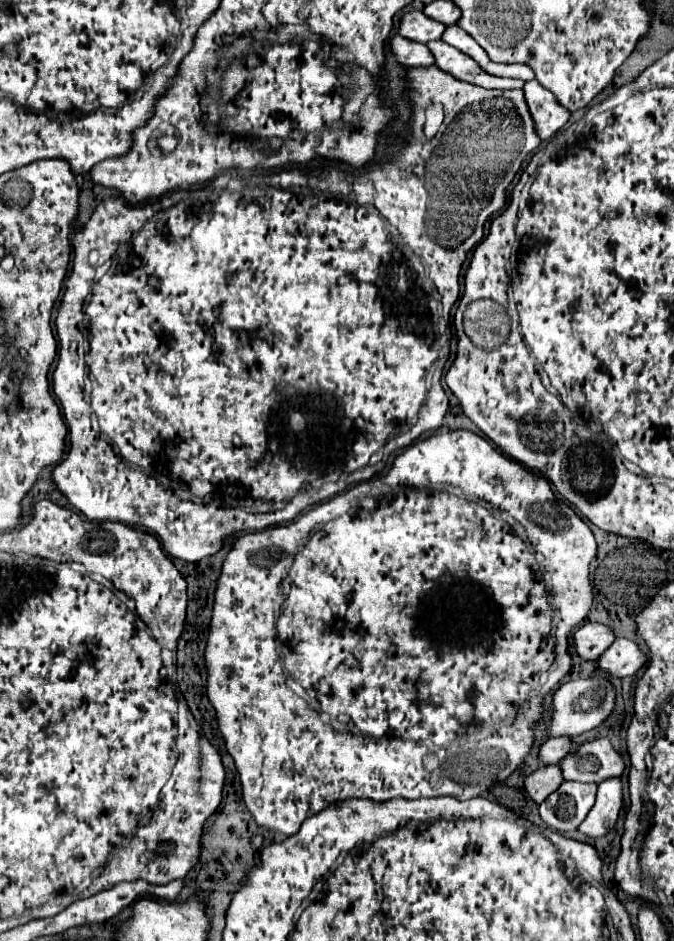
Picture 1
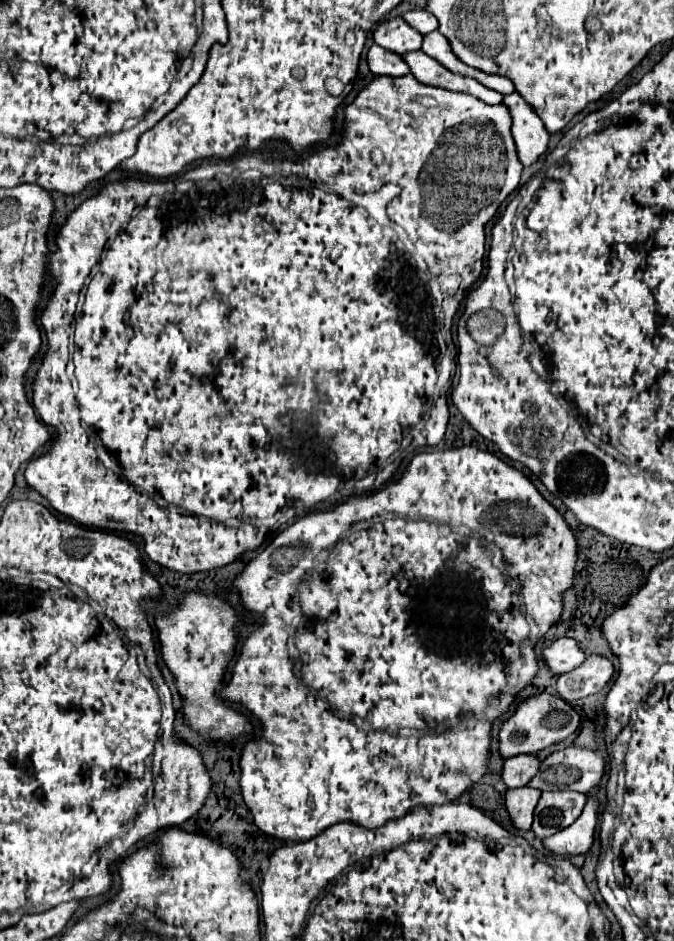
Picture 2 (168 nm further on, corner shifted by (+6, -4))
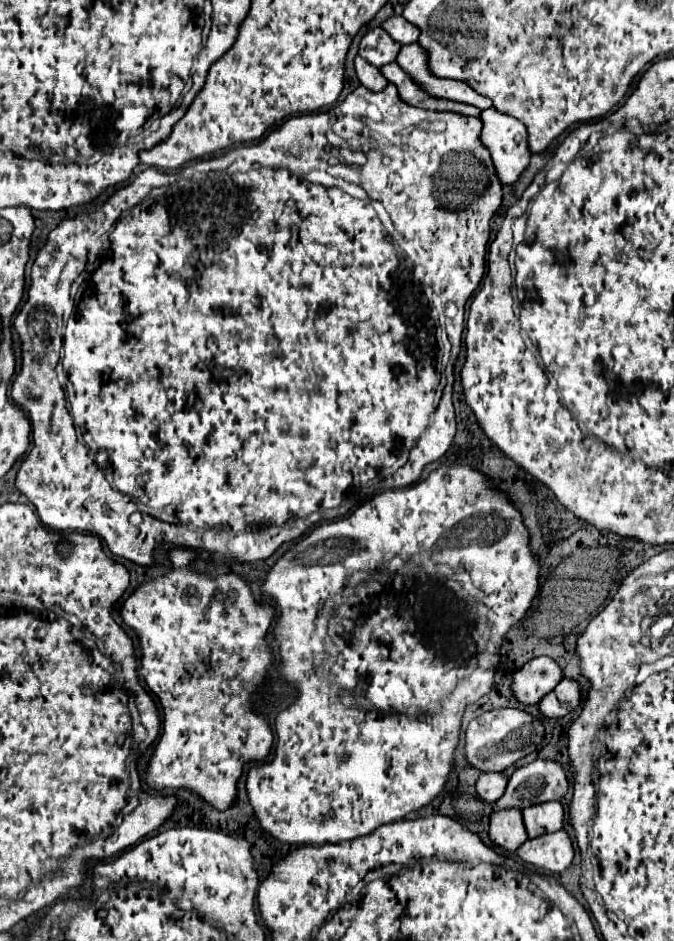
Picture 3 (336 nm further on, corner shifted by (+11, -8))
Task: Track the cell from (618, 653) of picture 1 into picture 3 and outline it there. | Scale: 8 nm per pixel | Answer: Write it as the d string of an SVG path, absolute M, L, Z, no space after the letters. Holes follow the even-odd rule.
M562 679L558 683L558 687L554 687L554 691L550 691L550 695L546 695L538 703L540 715L544 719L560 719L578 707L580 695L582 695L580 683L570 681L570 679Z

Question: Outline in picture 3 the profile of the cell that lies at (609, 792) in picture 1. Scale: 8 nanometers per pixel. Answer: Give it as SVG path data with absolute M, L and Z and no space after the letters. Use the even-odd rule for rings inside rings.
M556 831L538 839L528 839L516 855L534 867L550 873L562 873L574 859L574 847L564 831Z

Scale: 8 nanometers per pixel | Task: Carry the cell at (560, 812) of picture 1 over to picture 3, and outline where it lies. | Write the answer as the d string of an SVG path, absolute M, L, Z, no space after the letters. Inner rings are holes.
M548 801L548 803L540 803L540 805L524 809L522 819L526 825L528 837L534 839L544 833L554 833L554 831L562 829L564 809L562 809L560 801Z

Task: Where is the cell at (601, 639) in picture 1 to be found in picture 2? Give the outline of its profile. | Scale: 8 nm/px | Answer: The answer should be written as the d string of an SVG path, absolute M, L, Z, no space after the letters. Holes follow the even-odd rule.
M561 637L555 643L551 643L545 653L543 653L545 661L549 663L551 671L555 675L563 675L569 673L571 669L579 667L585 661L585 653L579 647L579 643L571 637Z

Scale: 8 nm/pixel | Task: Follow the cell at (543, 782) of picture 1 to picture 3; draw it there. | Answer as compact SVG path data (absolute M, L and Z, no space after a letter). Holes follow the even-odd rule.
M500 811L490 819L488 835L504 851L516 851L528 837L520 811Z

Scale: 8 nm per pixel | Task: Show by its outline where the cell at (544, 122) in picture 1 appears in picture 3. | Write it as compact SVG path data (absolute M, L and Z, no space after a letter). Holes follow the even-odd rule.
M492 107L480 113L480 141L490 151L496 175L502 185L514 183L528 167L530 149L526 143L526 127L510 115L498 115Z

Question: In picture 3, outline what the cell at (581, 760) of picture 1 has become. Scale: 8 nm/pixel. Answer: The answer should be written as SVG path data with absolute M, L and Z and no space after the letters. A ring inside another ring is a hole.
M532 761L516 769L506 785L504 795L494 803L492 811L526 809L530 805L560 801L568 791L568 777L556 761Z

